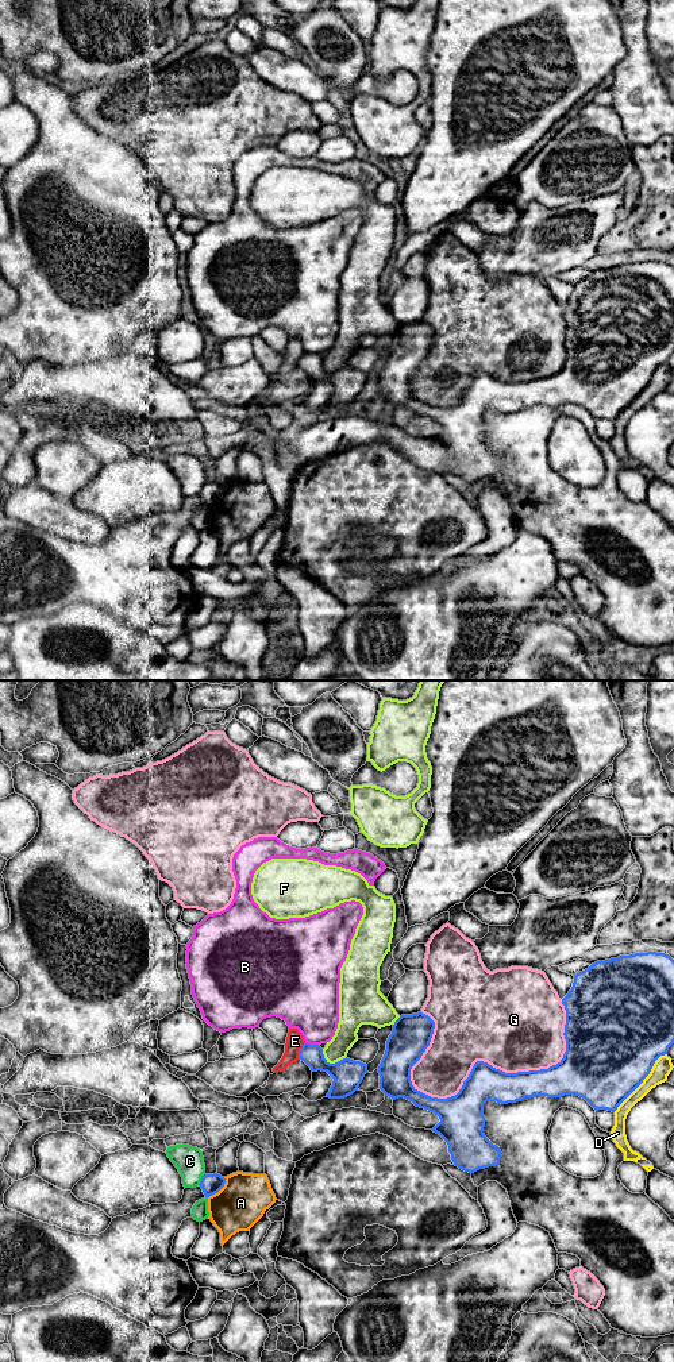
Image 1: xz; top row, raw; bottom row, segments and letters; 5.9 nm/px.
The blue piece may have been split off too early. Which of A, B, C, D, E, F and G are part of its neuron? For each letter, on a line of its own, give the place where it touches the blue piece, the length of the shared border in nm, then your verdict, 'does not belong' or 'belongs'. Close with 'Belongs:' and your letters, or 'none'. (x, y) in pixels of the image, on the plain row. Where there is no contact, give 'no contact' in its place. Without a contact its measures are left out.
A: meets blue in xz at (219, 498); contact 160 nm long; does not belong
B: meets blue in xz at (312, 354); contact 80 nm long; does not belong
C: meets blue in xz at (201, 487); contact 80 nm long; does not belong
D: meets blue in xz at (642, 390); contact 480 nm long; does not belong
E: meets blue in xz at (300, 359); contact 110 nm long; does not belong
F: meets blue in xz at (331, 373); contact 160 nm long; does not belong
G: meets blue in xz at (509, 382); contact 1050 nm long; does not belong
Belongs: none

